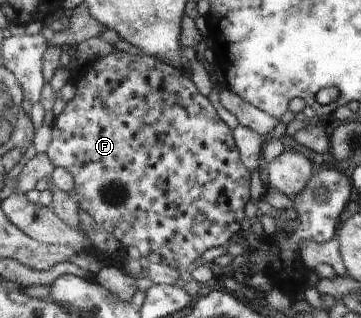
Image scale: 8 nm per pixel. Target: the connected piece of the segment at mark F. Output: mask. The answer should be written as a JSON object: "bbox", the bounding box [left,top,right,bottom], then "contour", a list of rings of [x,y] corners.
{"bbox":[46,50,249,269],"contour":[[[122,50],[113,51],[111,55],[98,56],[95,61],[85,63],[79,73],[70,80],[75,85],[75,95],[68,101],[63,111],[51,125],[51,141],[46,154],[54,167],[65,167],[74,179],[75,196],[79,207],[82,207],[101,225],[107,233],[115,235],[119,243],[132,247],[138,257],[145,257],[150,262],[162,263],[180,269],[191,265],[197,259],[197,251],[207,251],[219,245],[225,245],[231,235],[241,229],[245,219],[245,203],[249,201],[249,171],[239,161],[239,152],[233,141],[233,132],[215,113],[211,103],[195,87],[195,84],[177,67],[166,64],[153,56],[134,55]]]}

